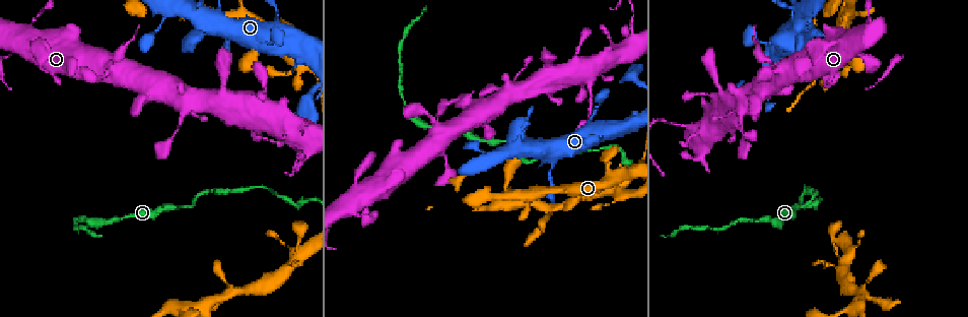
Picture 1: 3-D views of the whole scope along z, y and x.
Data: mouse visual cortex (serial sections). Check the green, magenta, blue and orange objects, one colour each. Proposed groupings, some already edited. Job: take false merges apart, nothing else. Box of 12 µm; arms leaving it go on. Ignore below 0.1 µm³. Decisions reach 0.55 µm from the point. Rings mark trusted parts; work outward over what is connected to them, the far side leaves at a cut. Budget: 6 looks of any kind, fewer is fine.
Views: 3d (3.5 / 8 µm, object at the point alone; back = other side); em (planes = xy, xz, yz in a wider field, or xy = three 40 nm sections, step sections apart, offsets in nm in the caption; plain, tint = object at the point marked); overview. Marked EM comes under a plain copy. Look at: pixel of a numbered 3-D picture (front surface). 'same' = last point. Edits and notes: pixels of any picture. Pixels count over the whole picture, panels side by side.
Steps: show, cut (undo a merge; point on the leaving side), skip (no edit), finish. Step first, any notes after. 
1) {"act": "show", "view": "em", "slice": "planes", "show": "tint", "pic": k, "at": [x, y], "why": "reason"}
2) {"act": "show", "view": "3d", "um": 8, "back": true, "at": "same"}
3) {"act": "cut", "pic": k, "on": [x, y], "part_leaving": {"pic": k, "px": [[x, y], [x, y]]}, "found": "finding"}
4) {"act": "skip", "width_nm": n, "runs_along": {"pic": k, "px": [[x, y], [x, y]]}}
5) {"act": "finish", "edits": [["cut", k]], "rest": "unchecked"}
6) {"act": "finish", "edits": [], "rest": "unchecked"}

{"act": "show", "view": "3d", "um": 8, "pic": 1, "at": [814, 191]}

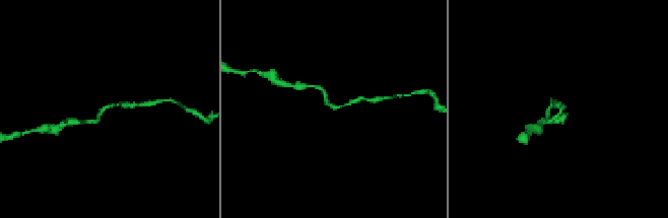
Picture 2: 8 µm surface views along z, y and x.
{"act": "show", "view": "3d", "um": 3.5, "pic": 2, "at": [105, 105]}

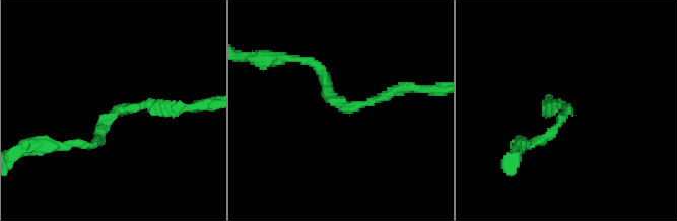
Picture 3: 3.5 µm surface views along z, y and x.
{"act": "skip", "arm_widths_nm": [150, 150], "runs_along": {"pic": 3, "px": [[87, 146], [119, 108], [184, 108]]}, "found": "one cell here"}

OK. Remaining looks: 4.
{"act": "show", "view": "3d", "um": 3.5, "pic": 1, "at": [275, 195], "why": "sharp bend"}

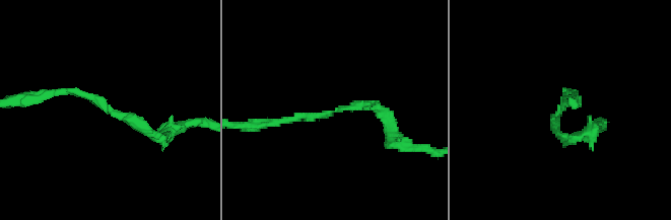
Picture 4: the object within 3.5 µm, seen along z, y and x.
{"act": "show", "view": "em", "slice": "xy", "step": 1, "show": "tint", "pic": 4, "at": [109, 106], "arm_widths_nm": [100, 150], "why": "need the tissue"}

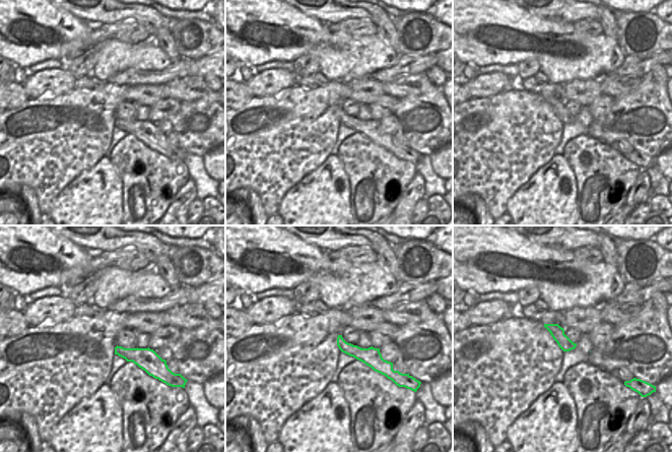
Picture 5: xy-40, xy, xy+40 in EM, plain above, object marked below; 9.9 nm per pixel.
{"act": "skip", "runs_along": {"pic": 5, "px": [[339, 339], [382, 371]]}, "found": "one cell here"}

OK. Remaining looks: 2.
{"act": "show", "view": "3d", "um": 8, "back": true, "pic": 1, "at": [275, 17]}

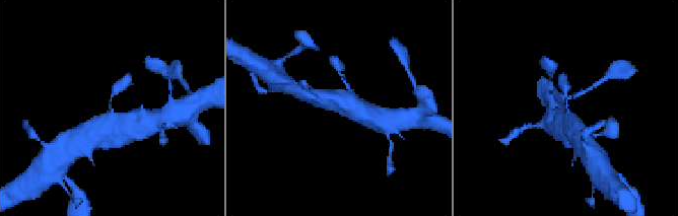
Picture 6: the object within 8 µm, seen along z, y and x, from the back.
{"act": "show", "view": "3d", "um": 3.5, "pic": 6, "at": [566, 109]}

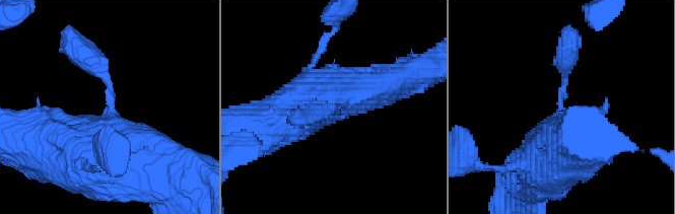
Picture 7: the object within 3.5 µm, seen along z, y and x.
{"act": "skip", "arm_widths_nm": [250, 700], "runs_along": {"pic": 7, "px": [[562, 151], [552, 151], [569, 51]]}, "found": "all the same cell"}

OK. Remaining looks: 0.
{"act": "finish", "edits": [], "rest": "unchecked"}

